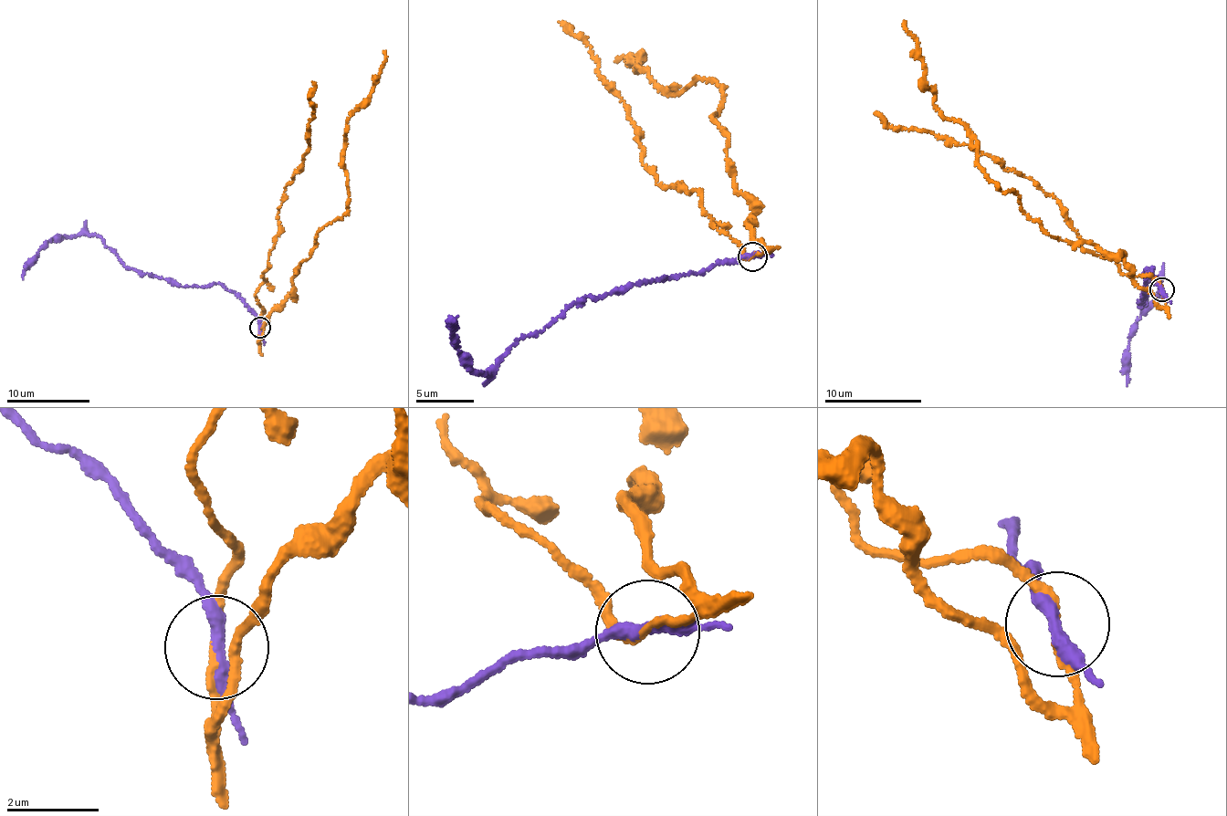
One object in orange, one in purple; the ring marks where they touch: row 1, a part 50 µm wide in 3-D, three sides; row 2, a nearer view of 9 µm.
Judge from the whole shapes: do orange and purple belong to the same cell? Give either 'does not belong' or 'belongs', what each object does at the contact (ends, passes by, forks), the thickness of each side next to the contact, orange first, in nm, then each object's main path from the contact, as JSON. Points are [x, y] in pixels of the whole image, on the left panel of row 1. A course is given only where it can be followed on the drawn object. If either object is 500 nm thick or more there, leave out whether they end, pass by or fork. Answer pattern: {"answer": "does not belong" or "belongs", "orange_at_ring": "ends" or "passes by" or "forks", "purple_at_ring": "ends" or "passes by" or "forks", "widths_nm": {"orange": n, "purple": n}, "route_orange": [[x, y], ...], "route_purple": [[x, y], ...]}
{"answer": "does not belong", "orange_at_ring": "passes by", "purple_at_ring": "passes by", "widths_nm": {"orange": 120, "purple": 280}, "route_orange": [[258, 327], [259, 340], [318, 232], [348, 208], [344, 129], [385, 50]], "route_purple": [[258, 327], [247, 304], [219, 284], [178, 286], [141, 274], [104, 240], [84, 234], [58, 235], [23, 279]]}

